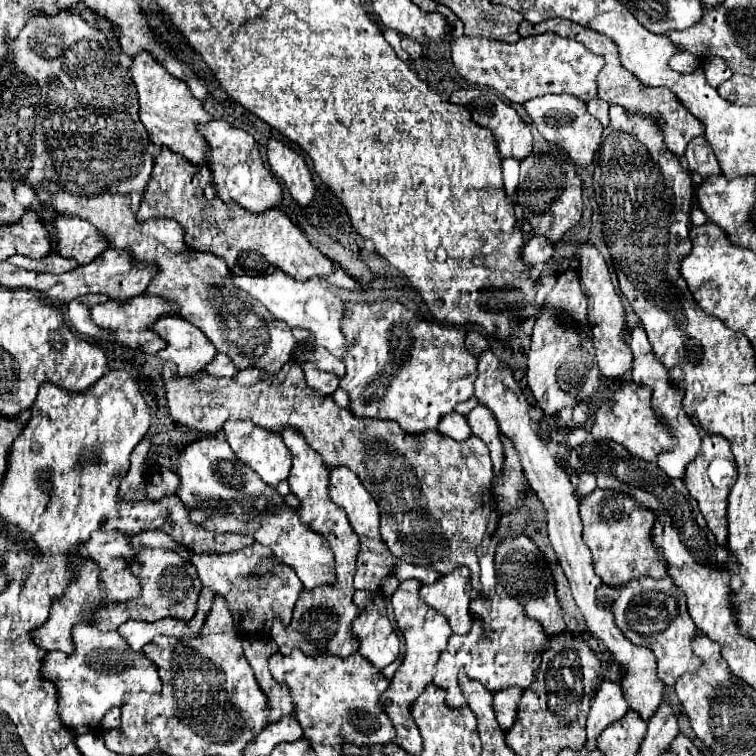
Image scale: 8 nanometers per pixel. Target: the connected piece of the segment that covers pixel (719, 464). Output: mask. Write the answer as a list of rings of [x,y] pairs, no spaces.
[[[705,435],[699,455],[687,465],[687,473],[683,481],[691,497],[699,503],[699,509],[707,521],[707,527],[715,535],[717,543],[725,545],[727,543],[727,497],[733,483],[737,481],[737,465],[735,465],[729,441],[721,435]]]

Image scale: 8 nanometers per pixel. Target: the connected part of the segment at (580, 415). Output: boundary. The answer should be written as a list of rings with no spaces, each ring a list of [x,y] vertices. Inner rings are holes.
[[[579,401],[575,407],[573,407],[573,421],[577,425],[585,425],[589,421],[589,403],[587,401]]]

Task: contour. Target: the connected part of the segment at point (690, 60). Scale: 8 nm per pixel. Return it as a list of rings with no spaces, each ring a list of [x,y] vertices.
[[[688,51],[676,53],[670,60],[669,66],[680,73],[689,73],[697,67],[699,59],[695,59]]]

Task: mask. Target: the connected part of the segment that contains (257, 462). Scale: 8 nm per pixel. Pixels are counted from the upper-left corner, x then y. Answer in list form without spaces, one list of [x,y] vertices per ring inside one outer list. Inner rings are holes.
[[[227,421],[227,425],[223,425],[223,433],[225,433],[227,443],[235,451],[235,455],[239,457],[239,461],[243,461],[251,469],[255,469],[257,475],[267,485],[277,487],[289,475],[291,455],[289,455],[289,449],[285,447],[285,443],[281,441],[279,435],[275,435],[271,431],[265,431],[257,425],[251,425],[251,421]]]

